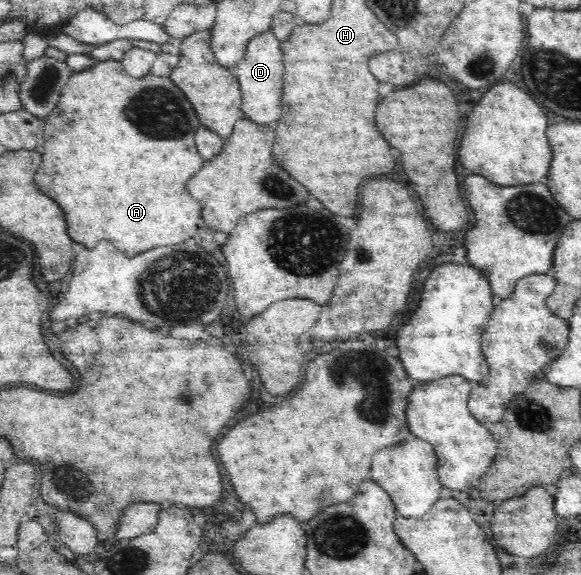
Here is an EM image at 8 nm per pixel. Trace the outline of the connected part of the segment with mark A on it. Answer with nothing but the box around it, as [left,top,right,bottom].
[34,61,205,257]

